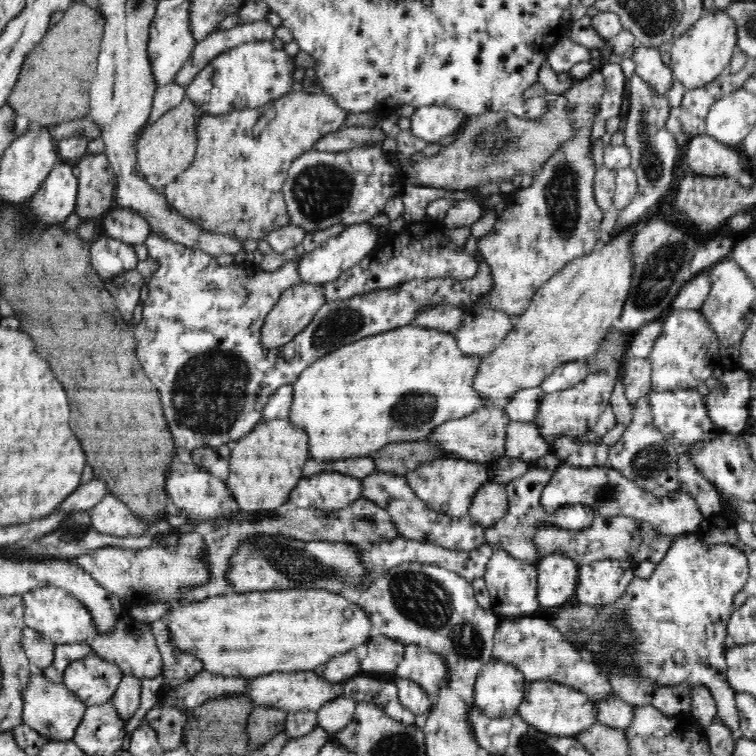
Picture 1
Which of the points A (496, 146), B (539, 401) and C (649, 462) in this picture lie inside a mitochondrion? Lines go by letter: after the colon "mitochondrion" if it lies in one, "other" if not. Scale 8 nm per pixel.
A: mitochondrion
B: other
C: mitochondrion

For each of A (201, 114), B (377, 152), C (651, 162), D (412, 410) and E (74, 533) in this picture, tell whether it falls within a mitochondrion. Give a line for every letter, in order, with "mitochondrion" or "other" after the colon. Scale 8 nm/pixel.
A: other
B: other
C: mitochondrion
D: mitochondrion
E: mitochondrion

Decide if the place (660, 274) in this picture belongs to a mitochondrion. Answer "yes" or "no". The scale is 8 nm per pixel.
yes

